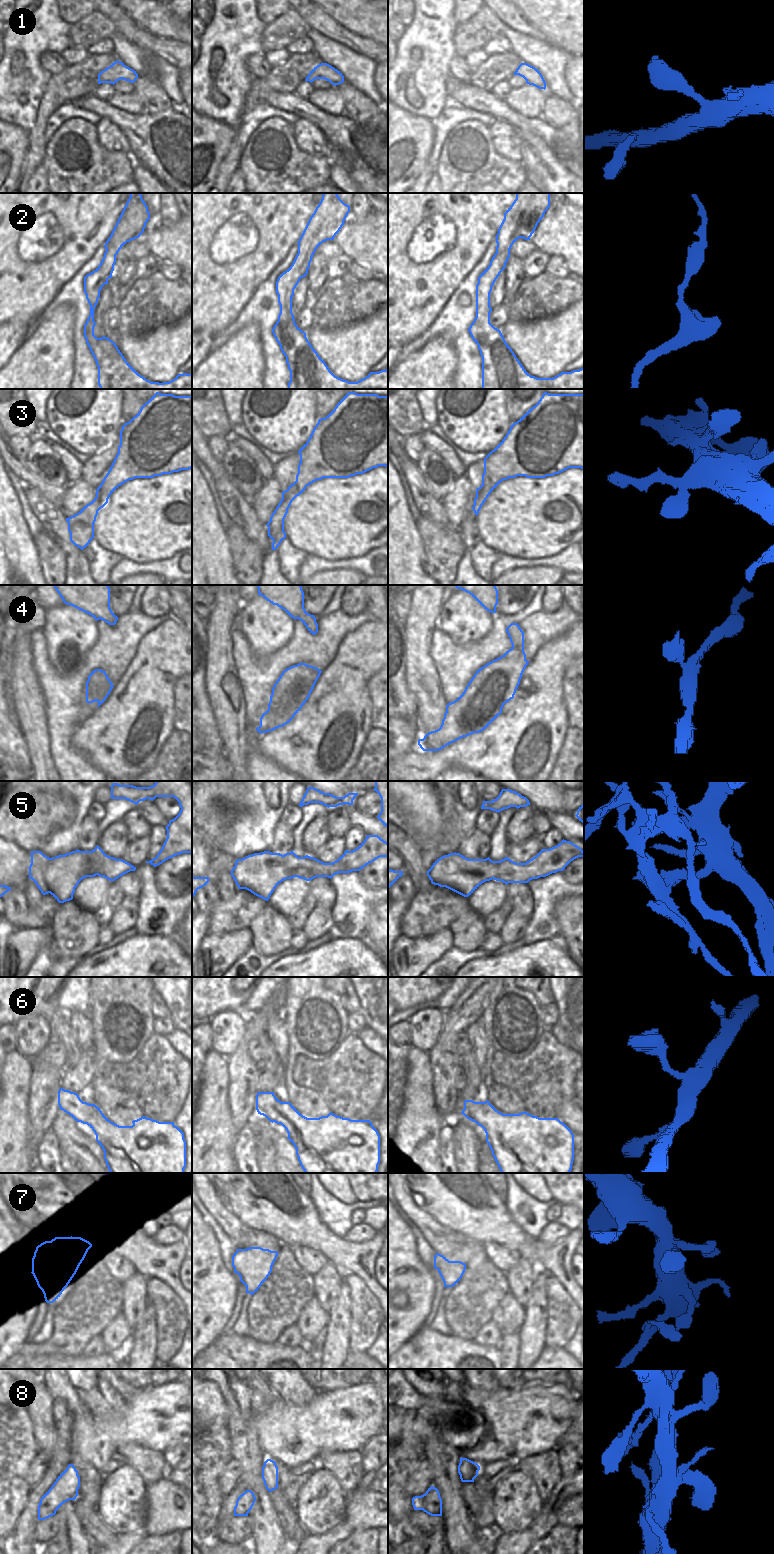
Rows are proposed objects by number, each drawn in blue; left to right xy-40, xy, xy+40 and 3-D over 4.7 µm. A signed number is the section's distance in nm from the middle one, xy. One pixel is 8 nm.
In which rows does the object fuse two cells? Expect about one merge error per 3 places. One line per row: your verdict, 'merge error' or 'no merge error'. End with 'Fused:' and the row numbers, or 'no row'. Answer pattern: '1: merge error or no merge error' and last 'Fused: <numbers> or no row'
1: no merge error
2: no merge error
3: no merge error
4: no merge error
5: merge error
6: no merge error
7: merge error
8: no merge error
Fused: 5, 7

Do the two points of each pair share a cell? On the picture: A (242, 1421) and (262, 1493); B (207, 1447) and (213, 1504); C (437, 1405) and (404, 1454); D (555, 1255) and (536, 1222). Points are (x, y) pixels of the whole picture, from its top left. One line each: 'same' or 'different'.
A: same
B: same
C: different
D: different

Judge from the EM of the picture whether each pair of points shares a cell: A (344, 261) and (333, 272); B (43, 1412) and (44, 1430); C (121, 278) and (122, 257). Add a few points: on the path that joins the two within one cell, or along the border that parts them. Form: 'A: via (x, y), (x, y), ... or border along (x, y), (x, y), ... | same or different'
A: via (341, 264), (336, 269) | same
B: via (43, 1416), (44, 1426) | same
C: via (122, 273), (122, 262) | same

